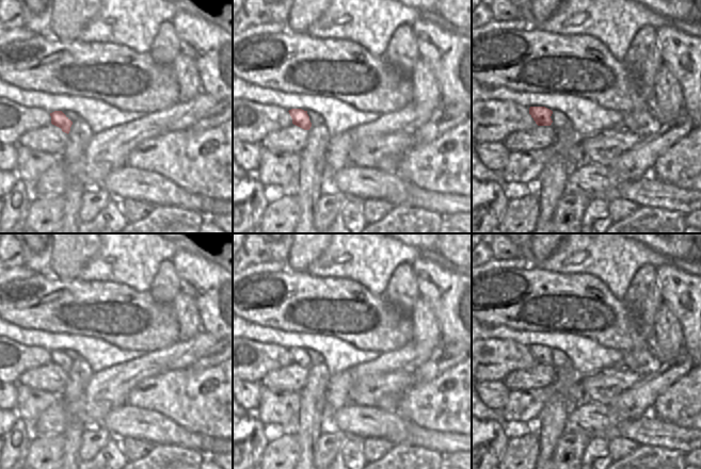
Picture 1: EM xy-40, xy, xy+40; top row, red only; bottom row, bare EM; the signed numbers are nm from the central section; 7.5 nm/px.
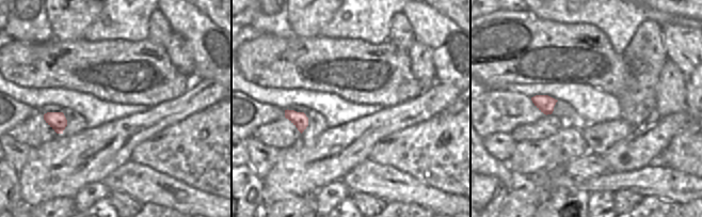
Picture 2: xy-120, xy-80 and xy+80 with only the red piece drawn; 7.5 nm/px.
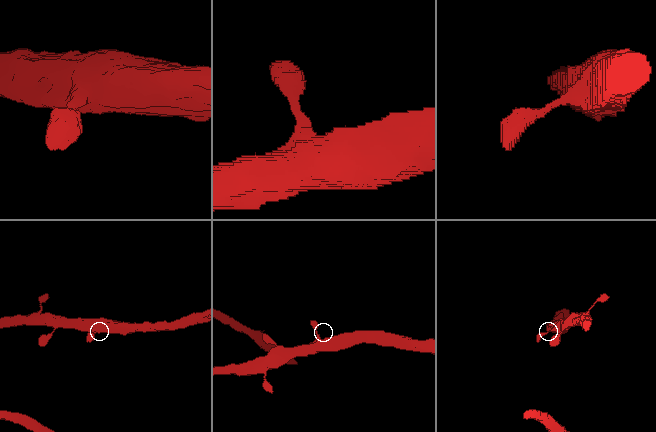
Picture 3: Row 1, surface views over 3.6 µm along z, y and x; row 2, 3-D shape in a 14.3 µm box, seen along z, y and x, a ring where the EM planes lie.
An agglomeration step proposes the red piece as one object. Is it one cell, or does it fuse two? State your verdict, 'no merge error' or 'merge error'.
no merge error

